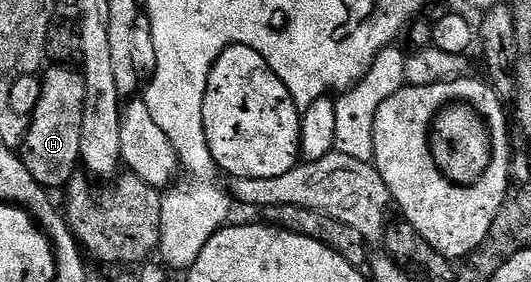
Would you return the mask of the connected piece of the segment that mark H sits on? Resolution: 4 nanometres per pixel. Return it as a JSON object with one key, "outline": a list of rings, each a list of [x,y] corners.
{"outline":[[[50,66],[45,69],[46,76],[41,77],[42,93],[36,102],[35,110],[28,117],[26,138],[20,145],[20,155],[24,166],[36,178],[36,182],[47,190],[65,189],[70,179],[80,168],[80,138],[81,118],[84,117],[85,78],[81,71],[74,66]]]}

